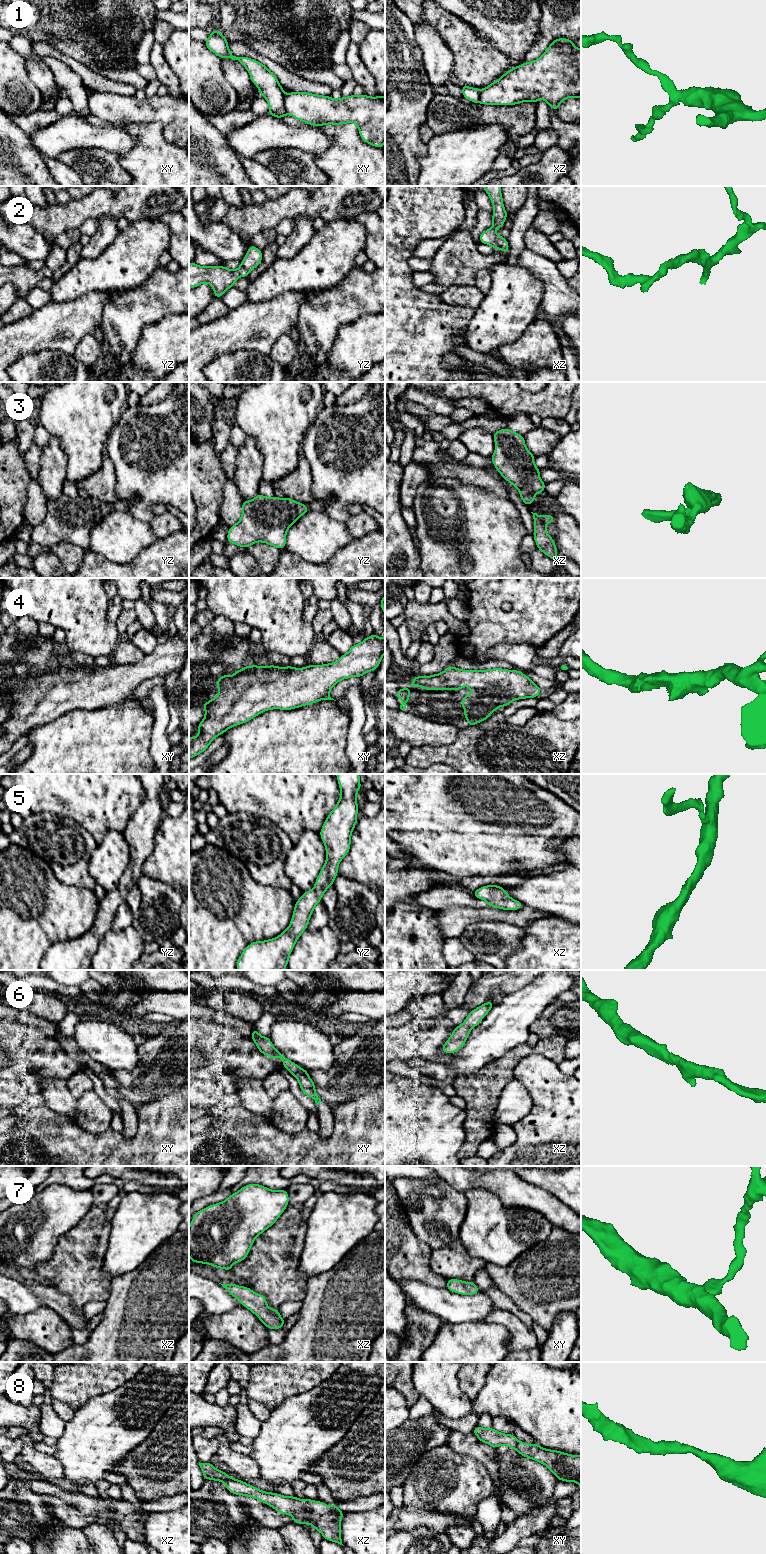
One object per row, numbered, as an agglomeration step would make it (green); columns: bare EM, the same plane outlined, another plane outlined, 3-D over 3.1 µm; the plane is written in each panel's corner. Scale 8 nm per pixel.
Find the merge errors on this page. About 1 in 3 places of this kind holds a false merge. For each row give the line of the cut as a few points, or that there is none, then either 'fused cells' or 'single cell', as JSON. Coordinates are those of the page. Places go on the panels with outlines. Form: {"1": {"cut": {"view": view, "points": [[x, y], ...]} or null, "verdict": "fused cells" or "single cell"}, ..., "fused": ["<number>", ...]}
{"1": {"cut": {"view": "xy", "points": [[284, 94], [284, 109], [287, 113]]}, "verdict": "fused cells"}, "2": {"cut": null, "verdict": "single cell"}, "3": {"cut": null, "verdict": "single cell"}, "4": {"cut": null, "verdict": "single cell"}, "5": {"cut": null, "verdict": "single cell"}, "6": {"cut": null, "verdict": "single cell"}, "7": {"cut": null, "verdict": "single cell"}, "8": {"cut": null, "verdict": "single cell"}, "fused": ["1"]}

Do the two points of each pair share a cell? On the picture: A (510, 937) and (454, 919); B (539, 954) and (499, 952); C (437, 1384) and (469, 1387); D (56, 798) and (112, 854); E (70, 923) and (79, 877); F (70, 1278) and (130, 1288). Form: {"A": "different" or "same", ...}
{"A": "different", "B": "different", "C": "different", "D": "different", "E": "different", "F": "different"}

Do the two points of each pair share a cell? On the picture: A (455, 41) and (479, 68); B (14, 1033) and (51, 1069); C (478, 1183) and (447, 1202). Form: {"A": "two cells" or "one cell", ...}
{"A": "one cell", "B": "one cell", "C": "two cells"}

